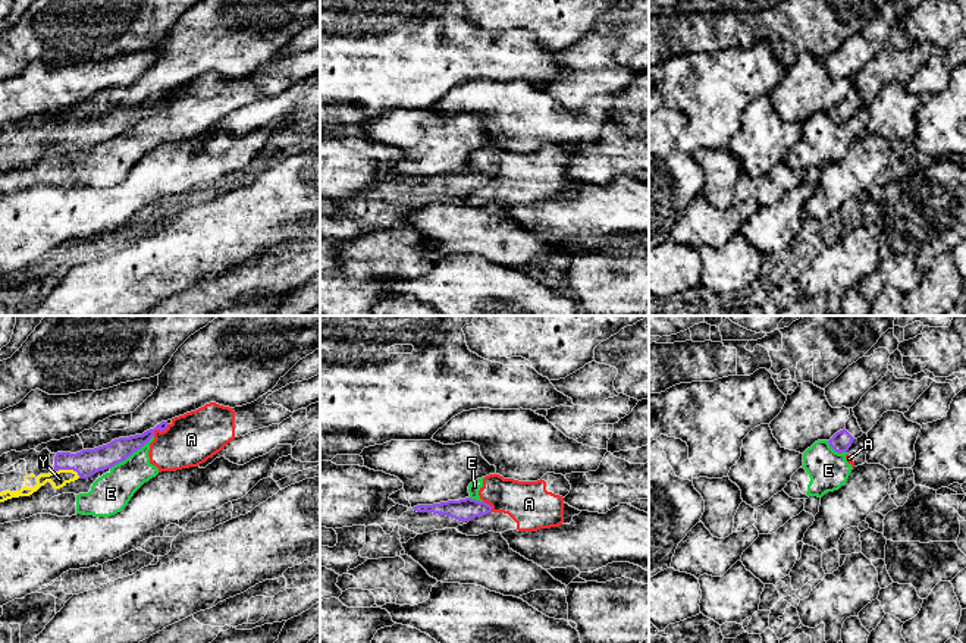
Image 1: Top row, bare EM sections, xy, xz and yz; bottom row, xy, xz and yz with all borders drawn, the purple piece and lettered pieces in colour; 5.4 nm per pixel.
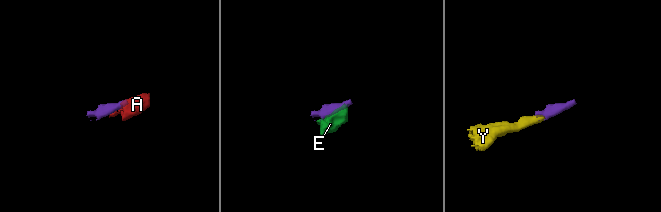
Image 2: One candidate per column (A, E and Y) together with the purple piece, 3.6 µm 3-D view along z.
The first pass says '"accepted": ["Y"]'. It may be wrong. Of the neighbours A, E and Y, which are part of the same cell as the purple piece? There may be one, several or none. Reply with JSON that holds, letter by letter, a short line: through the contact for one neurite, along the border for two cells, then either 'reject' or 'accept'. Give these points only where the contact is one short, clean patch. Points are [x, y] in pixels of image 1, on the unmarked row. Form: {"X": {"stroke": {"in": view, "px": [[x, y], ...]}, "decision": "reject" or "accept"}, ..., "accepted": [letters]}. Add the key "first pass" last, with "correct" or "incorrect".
{"A": {"stroke": {"in": "xy", "px": [[168, 96], [153, 106]]}, "decision": "reject"}, "E": {"stroke": {"in": "xy", "px": [[153, 106], [110, 140]]}, "decision": "reject"}, "Y": {"stroke": {"in": "xy", "px": [[88, 132], [68, 140], [59, 150]]}, "decision": "accept"}, "accepted": ["Y"], "first pass": "correct"}

